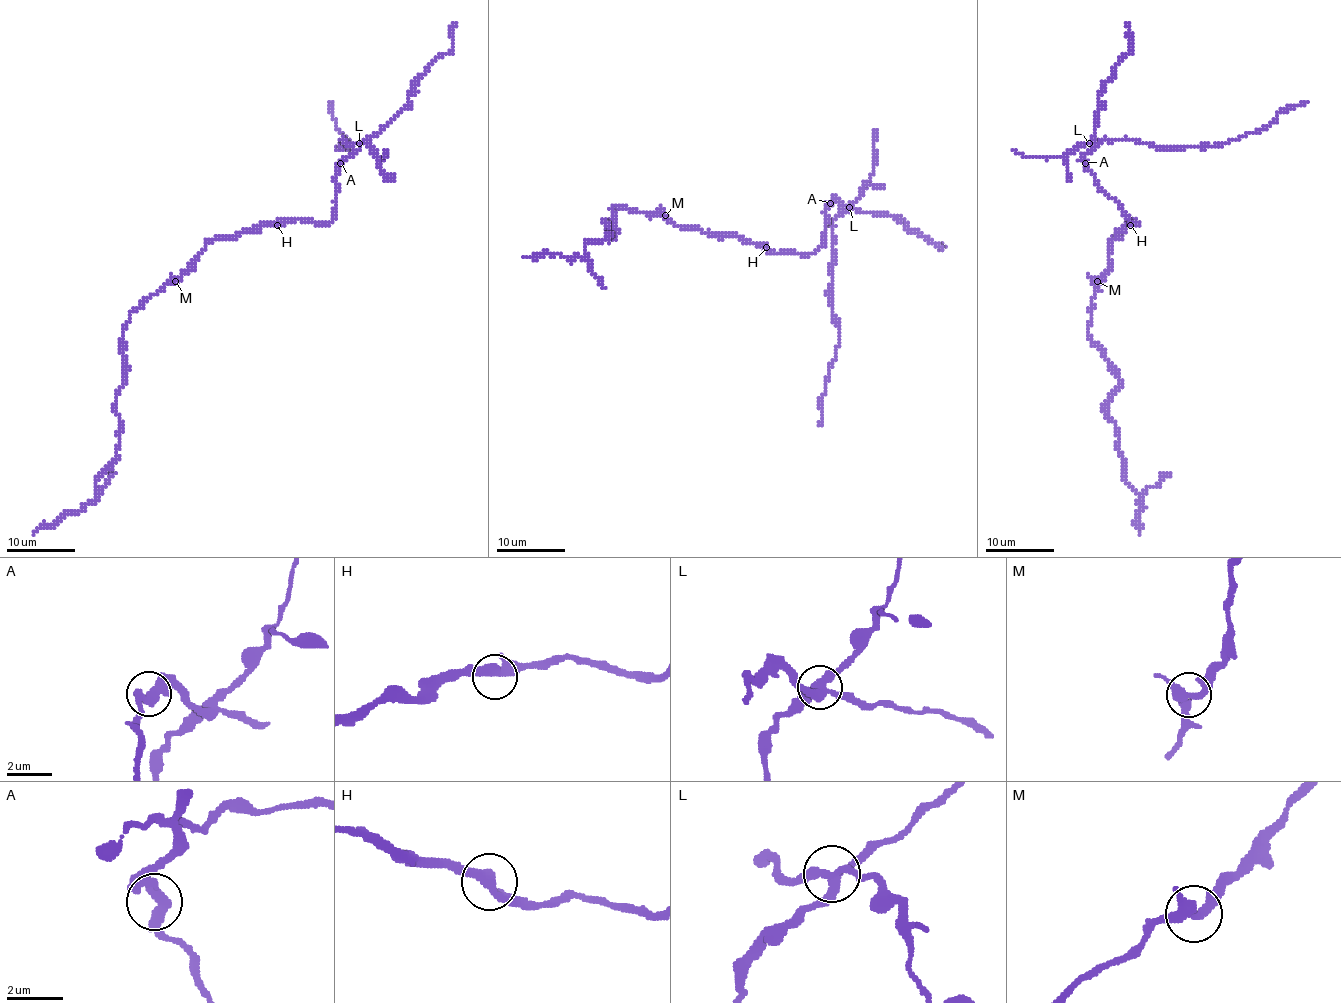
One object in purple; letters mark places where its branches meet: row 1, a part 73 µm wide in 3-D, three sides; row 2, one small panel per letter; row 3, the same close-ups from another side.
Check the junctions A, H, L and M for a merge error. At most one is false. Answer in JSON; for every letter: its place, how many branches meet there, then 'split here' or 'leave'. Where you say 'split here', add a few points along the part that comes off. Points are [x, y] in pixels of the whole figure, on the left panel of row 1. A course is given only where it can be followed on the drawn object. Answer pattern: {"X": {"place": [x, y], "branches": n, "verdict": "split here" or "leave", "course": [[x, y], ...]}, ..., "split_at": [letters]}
{"A": {"place": [340, 163], "branches": 3, "verdict": "leave"}, "H": {"place": [277, 225], "branches": 3, "verdict": "leave"}, "L": {"place": [359, 143], "branches": 4, "verdict": "split here", "course": [[359, 144], [344, 140], [340, 146], [349, 146], [337, 128], [330, 103]]}, "M": {"place": [175, 281], "branches": 3, "verdict": "leave"}, "split_at": ["L"]}

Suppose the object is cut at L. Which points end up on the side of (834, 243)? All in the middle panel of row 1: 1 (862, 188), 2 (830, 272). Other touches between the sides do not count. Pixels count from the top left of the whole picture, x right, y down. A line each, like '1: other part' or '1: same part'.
1: same part
2: same part

